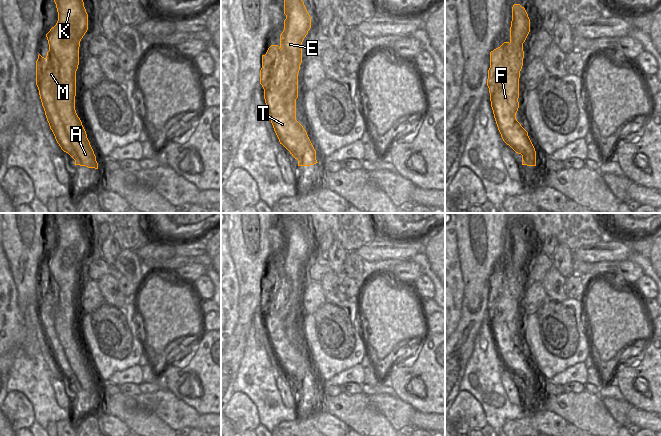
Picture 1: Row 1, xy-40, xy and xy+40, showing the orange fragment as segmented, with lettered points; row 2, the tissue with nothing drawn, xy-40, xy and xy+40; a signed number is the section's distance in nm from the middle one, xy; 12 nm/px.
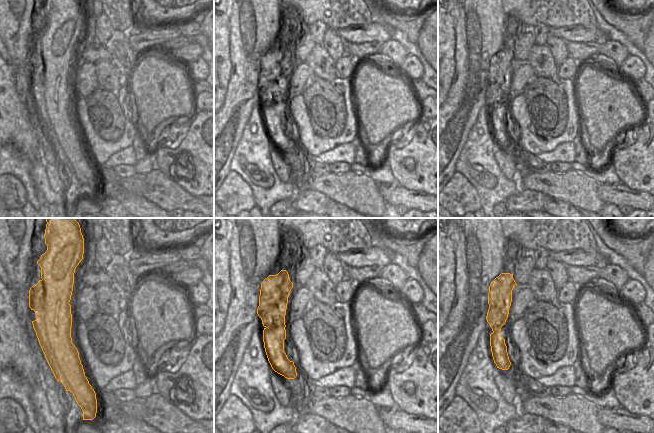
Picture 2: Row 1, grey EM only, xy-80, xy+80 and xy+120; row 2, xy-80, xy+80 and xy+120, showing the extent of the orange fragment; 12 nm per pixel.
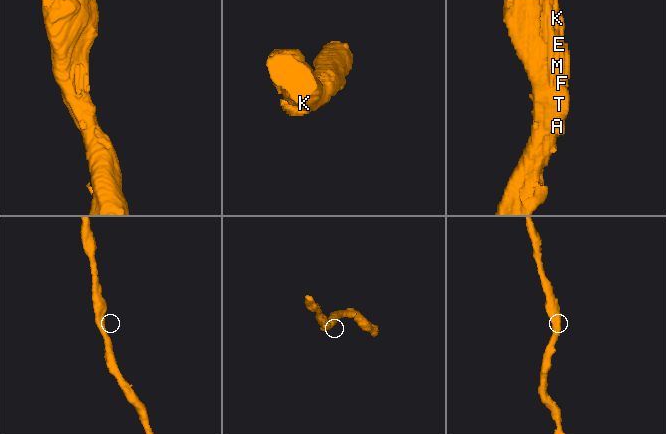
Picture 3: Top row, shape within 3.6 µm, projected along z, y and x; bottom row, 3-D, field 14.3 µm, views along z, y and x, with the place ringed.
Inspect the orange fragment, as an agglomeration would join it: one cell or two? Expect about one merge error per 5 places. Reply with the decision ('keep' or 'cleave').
keep

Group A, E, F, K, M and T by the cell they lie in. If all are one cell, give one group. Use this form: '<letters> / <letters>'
A E F K M T

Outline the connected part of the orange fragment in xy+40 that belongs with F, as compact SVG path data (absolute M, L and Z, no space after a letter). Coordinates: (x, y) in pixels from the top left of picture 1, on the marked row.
M514 4L510 41L490 52L487 86L491 107L503 141L522 155L522 165L536 166L536 151L528 132L516 119L519 108L519 78L523 66L523 43L530 32L524 7Z

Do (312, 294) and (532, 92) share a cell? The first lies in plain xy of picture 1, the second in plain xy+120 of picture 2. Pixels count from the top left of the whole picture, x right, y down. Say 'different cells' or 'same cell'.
different cells

